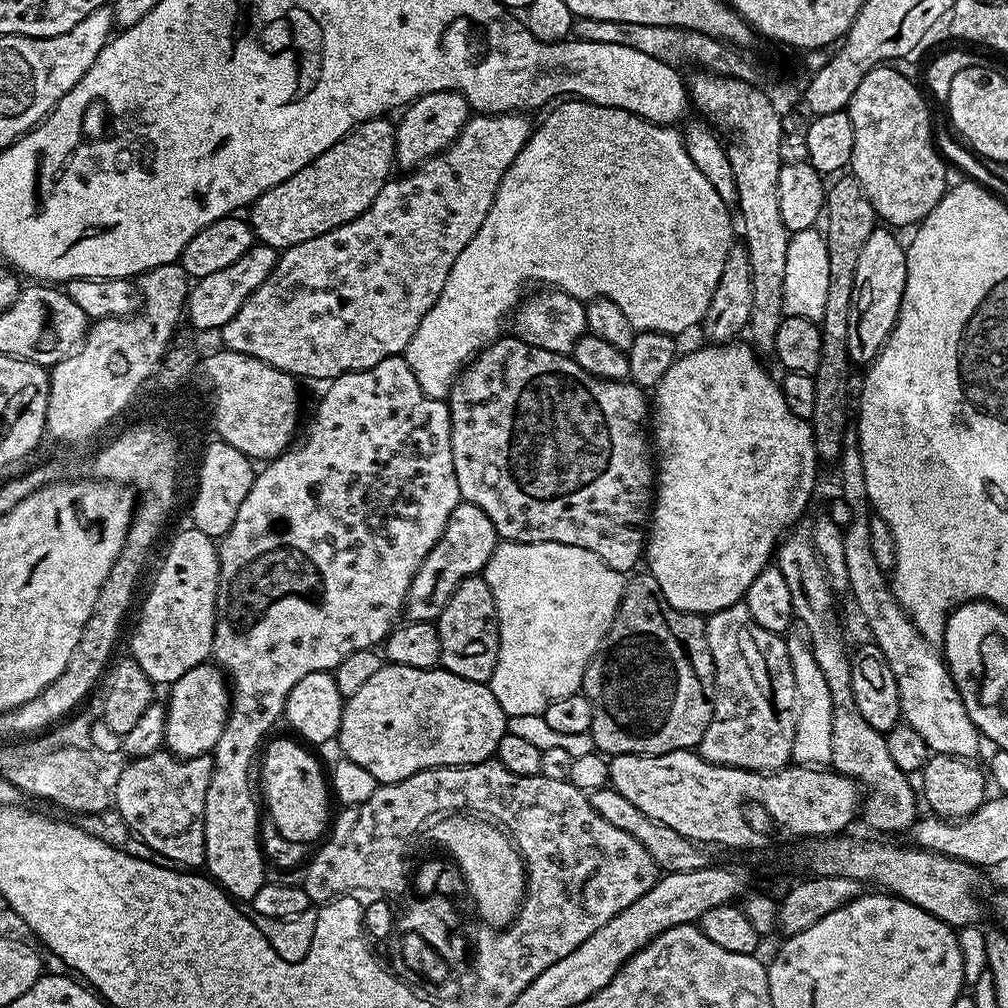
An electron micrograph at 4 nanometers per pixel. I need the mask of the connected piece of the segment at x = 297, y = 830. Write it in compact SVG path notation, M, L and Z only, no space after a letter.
M276 740L263 749L264 800L268 803L267 815L274 818L274 826L278 826L282 838L308 846L311 840L319 841L329 831L330 784L325 769L324 772L320 769L319 762L307 752L309 749L292 740Z

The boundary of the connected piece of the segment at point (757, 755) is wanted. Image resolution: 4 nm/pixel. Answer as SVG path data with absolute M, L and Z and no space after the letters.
M743 603L711 613L704 629L716 671L716 696L712 699L710 726L706 726L706 734L698 749L700 757L711 764L745 768L751 772L774 772L777 768L789 767L796 733L798 701L788 640L781 633L762 630L762 626L750 618L750 610Z

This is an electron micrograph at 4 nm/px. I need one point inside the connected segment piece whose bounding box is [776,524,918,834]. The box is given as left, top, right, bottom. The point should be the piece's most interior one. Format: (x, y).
(857, 750)

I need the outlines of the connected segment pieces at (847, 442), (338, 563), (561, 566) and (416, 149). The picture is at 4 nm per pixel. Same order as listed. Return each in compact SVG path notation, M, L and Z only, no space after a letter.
M850 428L844 434L843 452L838 461L840 467L839 497L851 509L850 526L843 528L843 557L846 558L849 584L847 591L856 599L858 607L864 611L864 620L872 631L871 639L886 654L890 670L894 670L898 682L898 698L903 723L909 724L918 734L922 734L929 753L938 756L962 756L976 758L982 745L980 731L970 722L966 706L958 694L948 672L944 657L923 634L912 625L907 612L901 608L892 594L889 577L885 569L878 566L874 553L870 550L871 505L866 494L866 476L857 432Z
M403 355L391 356L378 366L370 366L366 370L347 372L338 378L327 381L324 397L312 416L312 425L308 428L308 437L300 445L289 447L287 452L275 460L269 460L264 468L255 473L250 494L238 506L238 514L230 526L230 530L218 540L220 553L220 577L218 578L218 594L216 595L216 625L212 638L211 659L222 669L230 685L230 707L228 721L222 730L222 738L218 738L216 747L212 749L212 777L206 789L206 814L204 815L204 833L206 834L206 854L204 863L206 872L215 883L219 884L233 901L250 902L254 894L266 882L266 861L260 851L260 817L256 812L256 800L252 797L252 755L261 751L265 743L264 735L272 728L272 723L284 715L286 698L306 674L315 672L332 672L346 658L346 654L354 654L354 650L376 648L383 645L394 625L401 619L406 608L410 582L414 582L414 574L418 574L418 566L434 550L438 538L446 530L446 522L454 510L461 504L458 478L454 474L454 458L450 450L450 414L444 400L430 398L418 386L418 378L410 370L408 361Z
M558 542L524 543L524 548L504 548L501 543L497 543L496 549L490 554L488 565L484 567L482 575L494 594L496 616L500 619L500 653L498 654L498 662L494 666L490 687L494 698L498 698L498 706L502 706L504 715L508 717L507 732L515 734L517 738L523 738L523 740L532 743L534 746L538 746L538 750L545 754L565 752L568 758L572 760L582 758L582 754L590 754L594 751L591 732L558 734L558 730L552 729L545 722L543 715L551 704L558 702L558 698L574 696L581 691L586 666L594 658L596 651L600 649L600 643L606 638L606 634L616 617L620 599L624 596L625 577L621 573L615 572L610 566L606 566L606 562L602 562L602 558L598 558L590 550L584 550L578 546L566 546L565 543Z
M431 92L412 101L403 109L402 115L401 120L395 121L395 163L399 167L401 164L401 169L415 170L458 139L464 123L470 118L470 109L468 99L460 92Z

